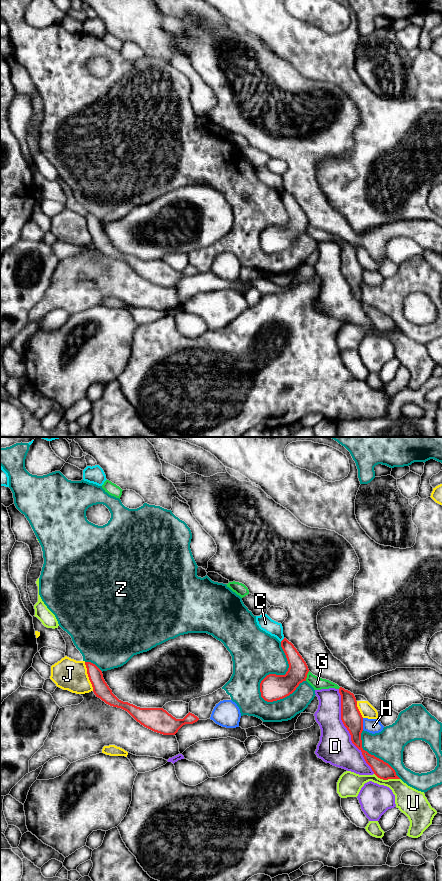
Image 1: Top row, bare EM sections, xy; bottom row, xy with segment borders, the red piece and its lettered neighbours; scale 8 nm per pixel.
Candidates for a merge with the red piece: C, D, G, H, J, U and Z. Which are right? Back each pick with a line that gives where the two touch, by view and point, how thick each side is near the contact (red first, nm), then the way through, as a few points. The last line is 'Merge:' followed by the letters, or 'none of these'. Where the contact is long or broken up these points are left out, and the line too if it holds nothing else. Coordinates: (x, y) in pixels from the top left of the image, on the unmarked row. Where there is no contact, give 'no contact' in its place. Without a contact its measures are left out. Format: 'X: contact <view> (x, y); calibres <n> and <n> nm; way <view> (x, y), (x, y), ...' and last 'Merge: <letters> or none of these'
G: contact xy (306, 228); calibres 200 and 100 nm
Merge: G

